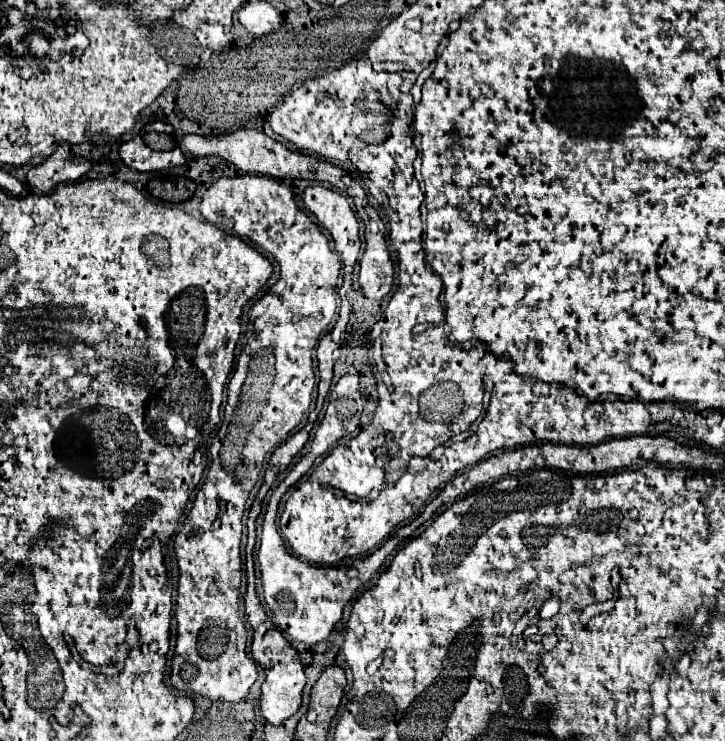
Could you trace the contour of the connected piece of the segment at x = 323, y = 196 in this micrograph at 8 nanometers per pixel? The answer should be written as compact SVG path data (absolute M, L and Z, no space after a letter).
M312 184L302 192L304 208L310 210L318 222L330 232L336 250L340 252L344 270L354 267L360 252L358 222L348 198L336 190Z

